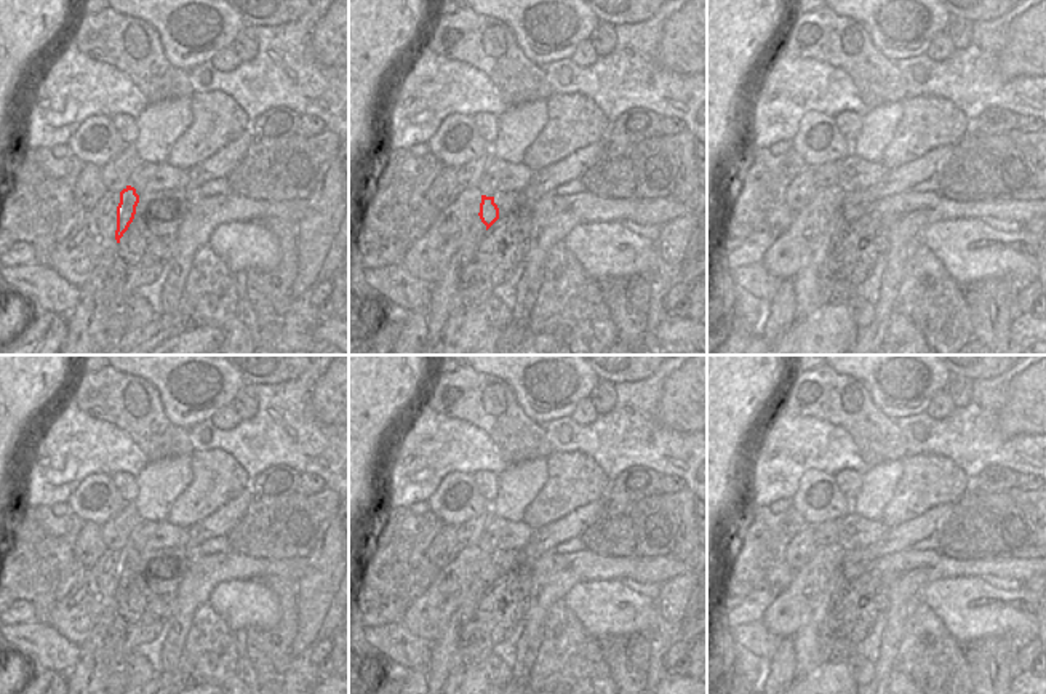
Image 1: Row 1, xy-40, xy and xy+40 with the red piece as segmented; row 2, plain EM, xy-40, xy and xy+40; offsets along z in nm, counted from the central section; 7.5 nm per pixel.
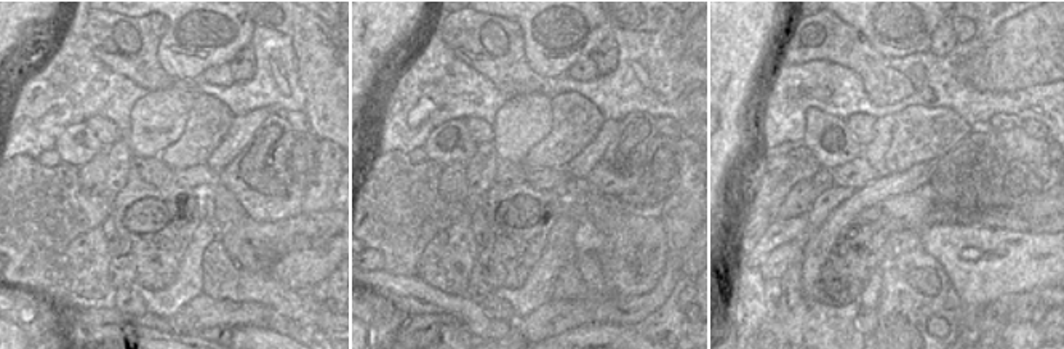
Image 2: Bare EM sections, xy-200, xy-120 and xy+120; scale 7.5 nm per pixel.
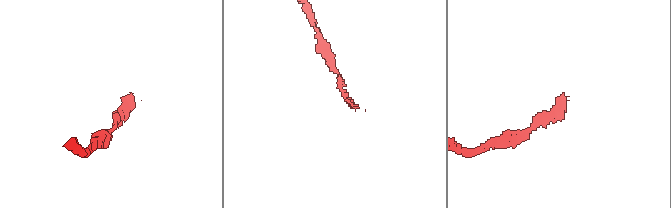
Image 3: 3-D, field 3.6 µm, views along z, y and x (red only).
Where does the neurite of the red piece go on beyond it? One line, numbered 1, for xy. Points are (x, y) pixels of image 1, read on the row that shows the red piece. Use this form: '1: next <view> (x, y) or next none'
1: next none

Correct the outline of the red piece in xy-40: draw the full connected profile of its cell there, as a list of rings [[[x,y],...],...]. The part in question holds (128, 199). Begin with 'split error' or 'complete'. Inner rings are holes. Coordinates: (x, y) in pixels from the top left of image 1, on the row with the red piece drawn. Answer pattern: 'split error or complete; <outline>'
complete; [[[126,185],[120,192],[120,203],[117,206],[117,230],[115,230],[117,243],[120,243],[120,238],[133,222],[138,203],[139,203],[139,195],[136,193],[136,189]]]

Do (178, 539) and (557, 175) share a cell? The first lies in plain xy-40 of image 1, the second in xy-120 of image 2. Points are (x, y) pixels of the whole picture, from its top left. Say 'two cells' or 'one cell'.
one cell

